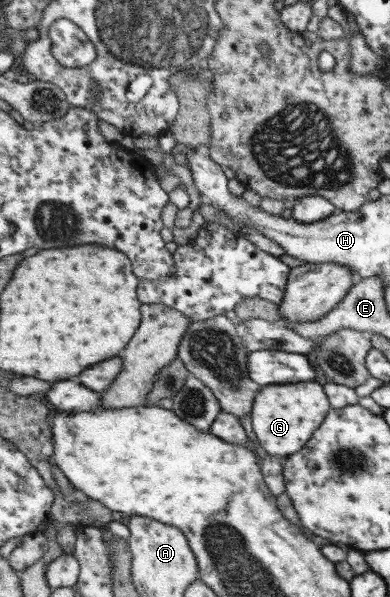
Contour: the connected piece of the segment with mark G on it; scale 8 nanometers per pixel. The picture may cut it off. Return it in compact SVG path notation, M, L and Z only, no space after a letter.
M314 380L268 385L262 389L262 393L258 392L254 403L254 431L258 441L270 455L287 458L299 454L305 448L314 431L322 425L333 408L324 389L323 380Z

